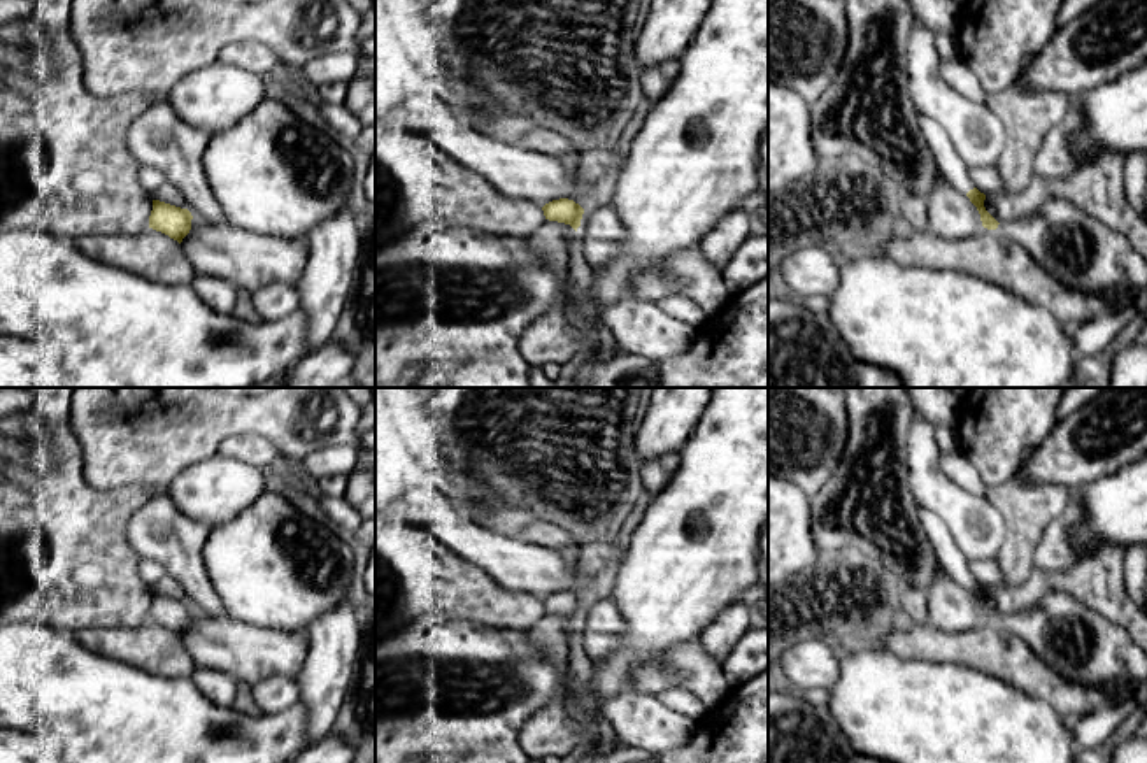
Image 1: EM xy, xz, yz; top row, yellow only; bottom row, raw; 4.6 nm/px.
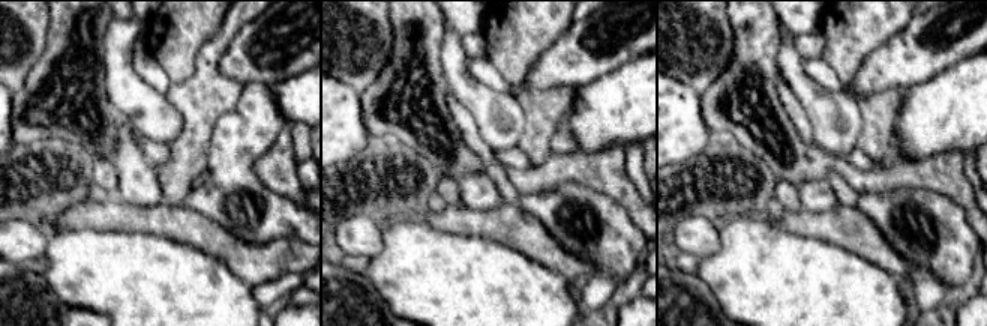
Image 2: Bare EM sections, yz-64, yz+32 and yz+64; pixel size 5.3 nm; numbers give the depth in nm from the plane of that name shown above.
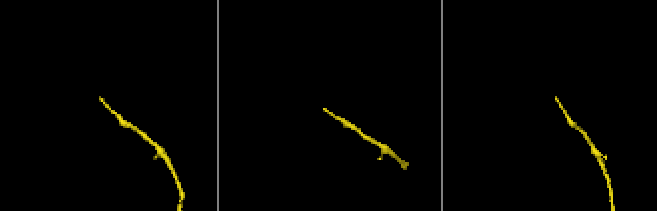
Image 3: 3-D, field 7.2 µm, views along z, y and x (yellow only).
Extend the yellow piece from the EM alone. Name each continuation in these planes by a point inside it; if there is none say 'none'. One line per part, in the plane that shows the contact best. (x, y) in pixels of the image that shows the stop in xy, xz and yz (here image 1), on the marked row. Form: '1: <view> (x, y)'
1: yz (949, 164)

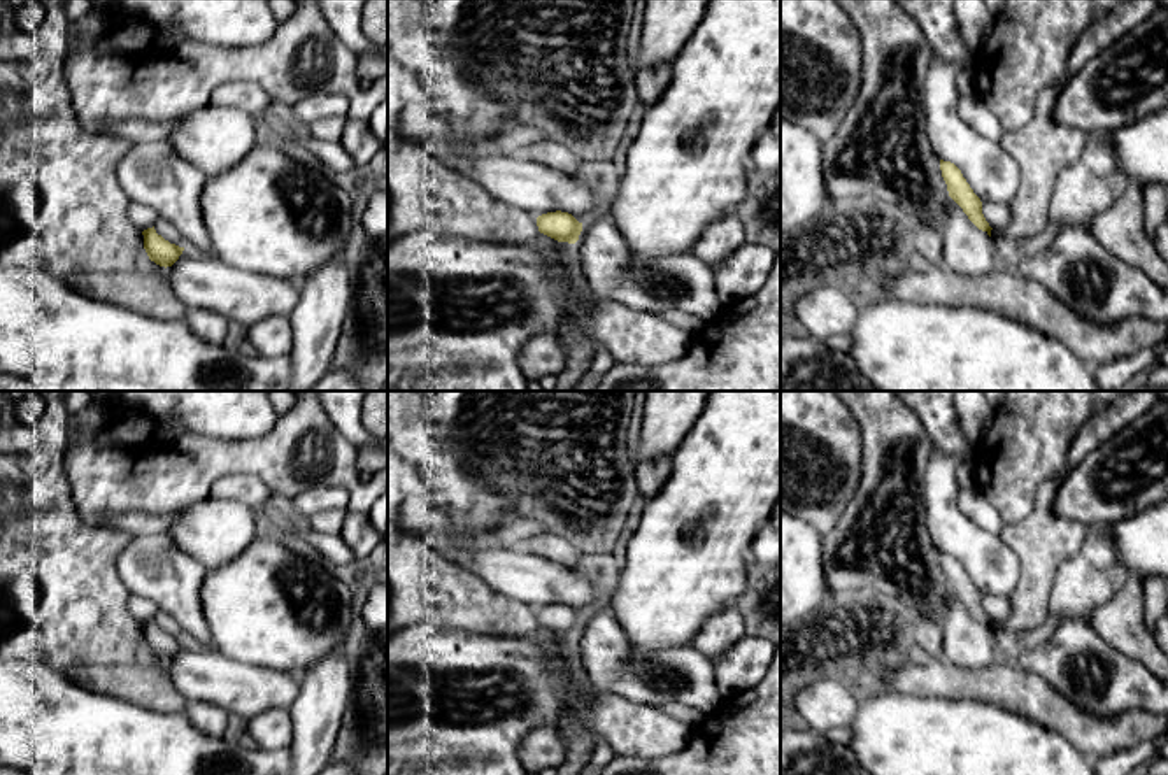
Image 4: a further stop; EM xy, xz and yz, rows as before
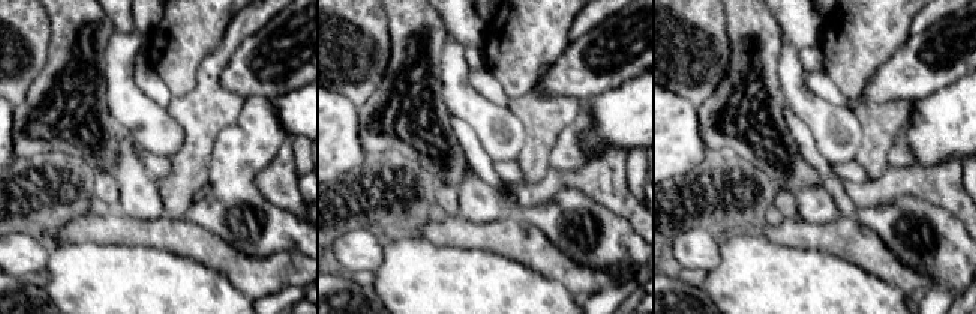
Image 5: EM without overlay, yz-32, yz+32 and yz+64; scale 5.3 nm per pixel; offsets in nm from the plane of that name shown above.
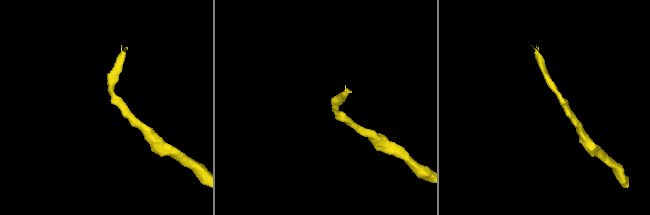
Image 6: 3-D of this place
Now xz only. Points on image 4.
none

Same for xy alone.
none

